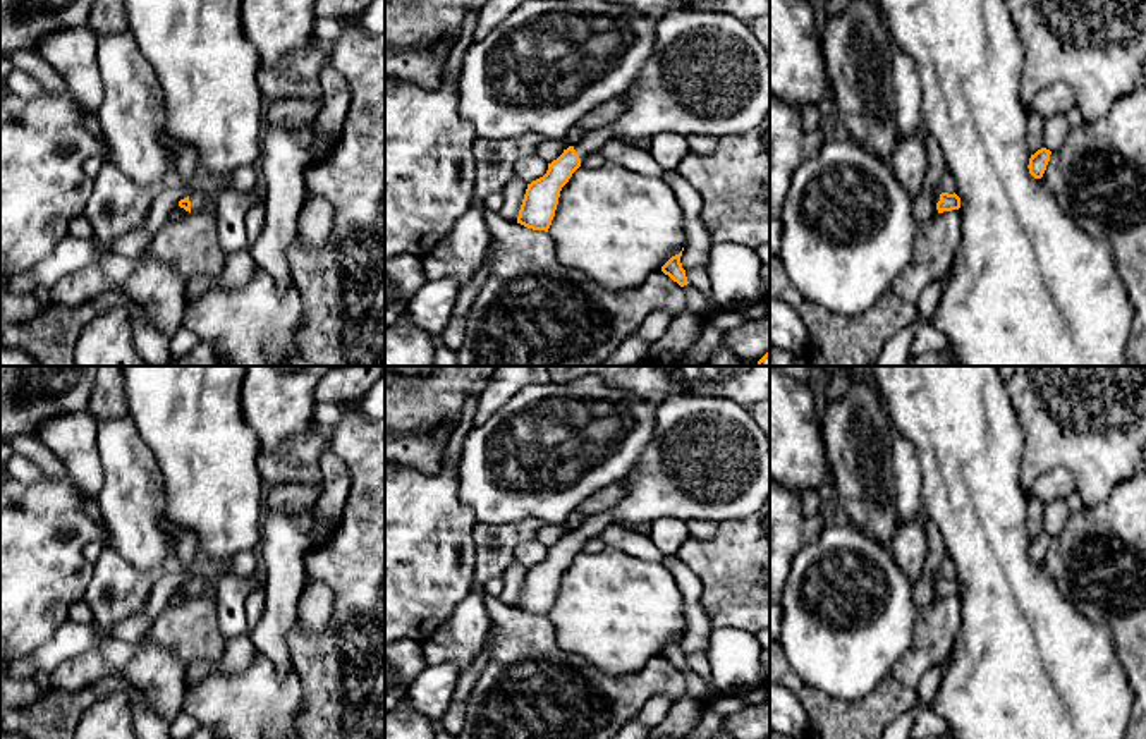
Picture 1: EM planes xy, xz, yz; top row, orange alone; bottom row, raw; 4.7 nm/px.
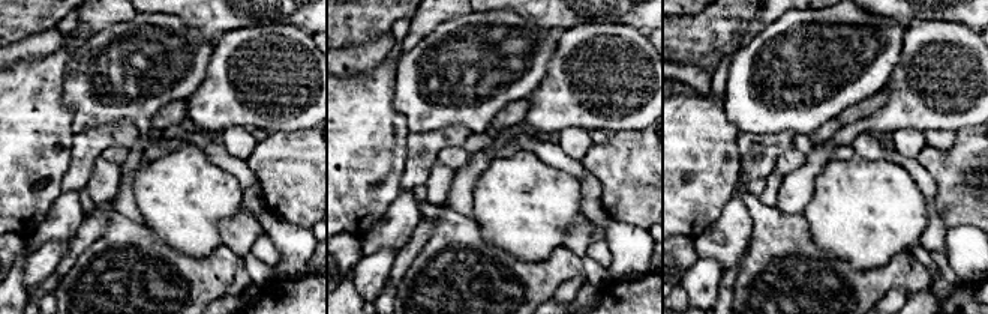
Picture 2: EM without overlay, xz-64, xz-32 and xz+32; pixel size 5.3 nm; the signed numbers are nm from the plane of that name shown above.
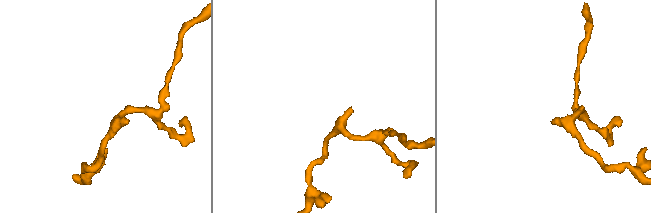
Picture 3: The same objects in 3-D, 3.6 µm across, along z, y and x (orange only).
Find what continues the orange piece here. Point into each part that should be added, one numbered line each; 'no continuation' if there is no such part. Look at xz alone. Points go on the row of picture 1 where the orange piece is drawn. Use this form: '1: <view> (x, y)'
1: xz (708, 74)

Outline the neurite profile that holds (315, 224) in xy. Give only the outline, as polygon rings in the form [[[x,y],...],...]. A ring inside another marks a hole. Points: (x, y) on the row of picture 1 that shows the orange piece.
[[[308,194],[297,217],[297,237],[308,249],[323,246],[333,232],[333,206],[328,199]]]

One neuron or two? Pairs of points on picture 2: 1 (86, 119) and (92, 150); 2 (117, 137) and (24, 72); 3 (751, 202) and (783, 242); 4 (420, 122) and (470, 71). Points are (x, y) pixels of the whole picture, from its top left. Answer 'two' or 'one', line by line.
1: two
2: two
3: one
4: one

